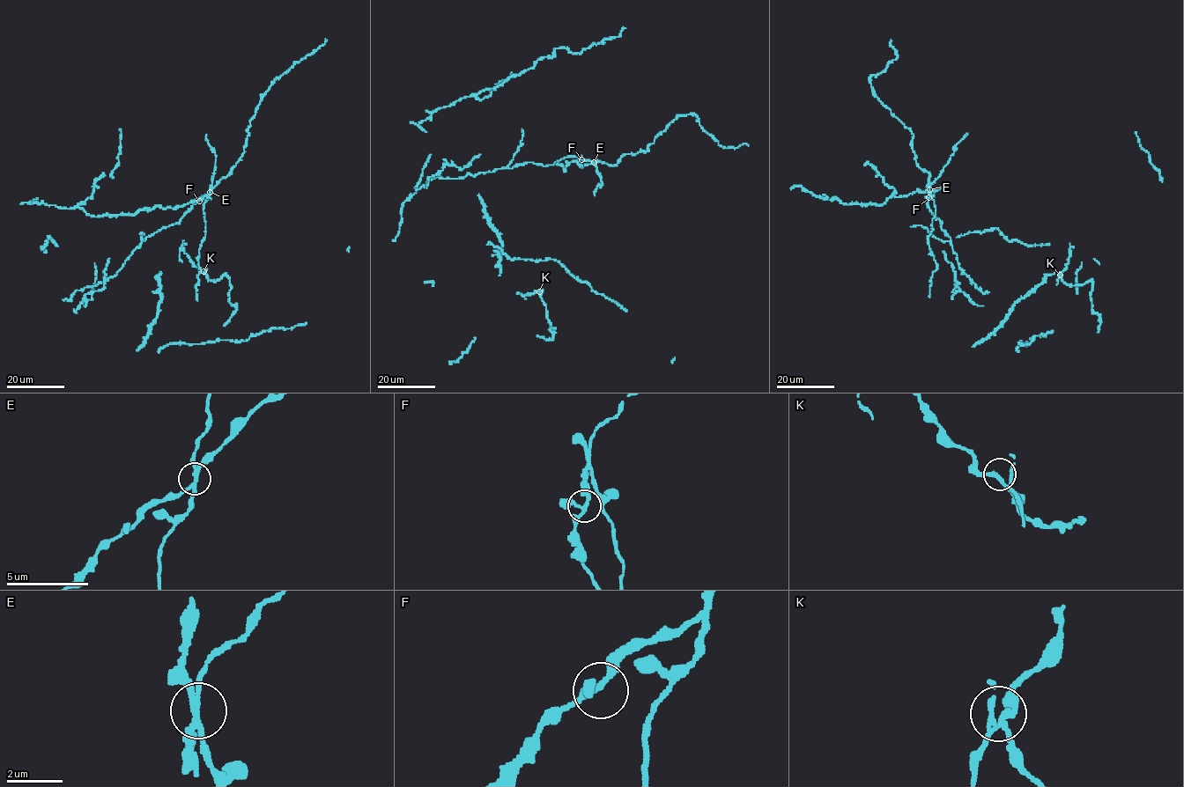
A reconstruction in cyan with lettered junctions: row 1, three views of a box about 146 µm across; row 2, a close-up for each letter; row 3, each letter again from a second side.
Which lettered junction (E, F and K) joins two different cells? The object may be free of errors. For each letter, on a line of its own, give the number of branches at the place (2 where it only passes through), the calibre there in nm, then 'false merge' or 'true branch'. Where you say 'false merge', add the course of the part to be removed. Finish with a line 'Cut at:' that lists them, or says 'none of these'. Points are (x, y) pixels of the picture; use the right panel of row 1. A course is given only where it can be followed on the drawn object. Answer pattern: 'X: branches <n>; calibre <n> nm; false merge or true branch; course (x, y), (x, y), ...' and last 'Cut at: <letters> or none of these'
E: branches 4; calibre 200 nm; false merge; course (930, 189), (936, 208), (928, 241), (936, 268), (931, 277), (929, 297)
F: branches 3; calibre 180 nm; true branch
K: branches 4; calibre 180 nm; true branch
Cut at: E

